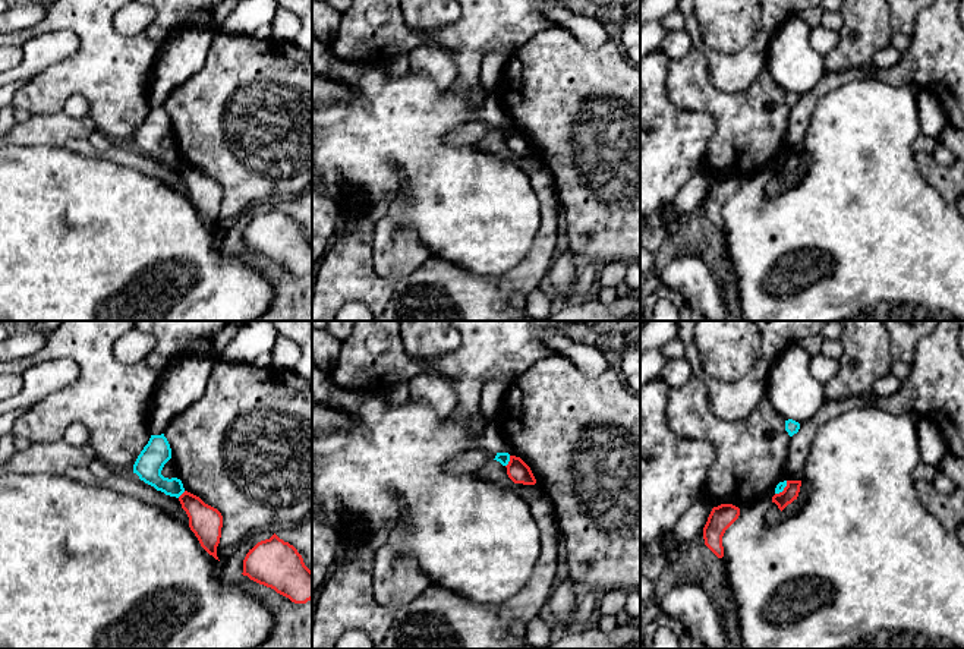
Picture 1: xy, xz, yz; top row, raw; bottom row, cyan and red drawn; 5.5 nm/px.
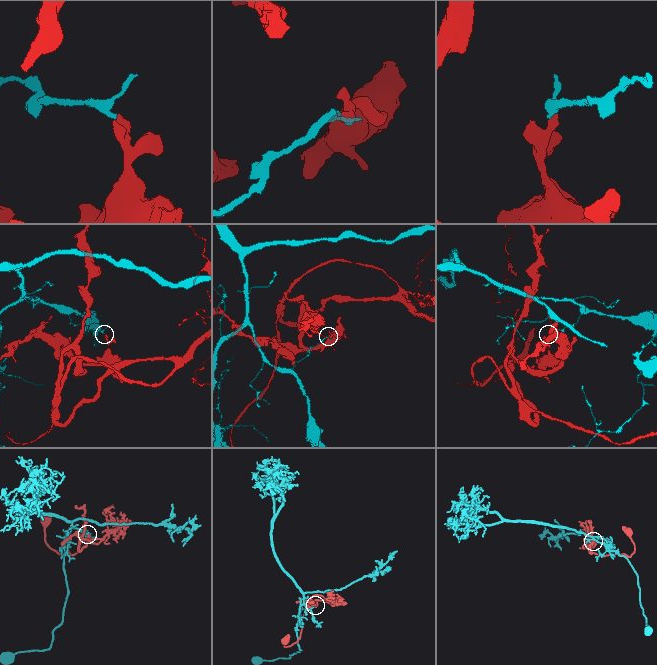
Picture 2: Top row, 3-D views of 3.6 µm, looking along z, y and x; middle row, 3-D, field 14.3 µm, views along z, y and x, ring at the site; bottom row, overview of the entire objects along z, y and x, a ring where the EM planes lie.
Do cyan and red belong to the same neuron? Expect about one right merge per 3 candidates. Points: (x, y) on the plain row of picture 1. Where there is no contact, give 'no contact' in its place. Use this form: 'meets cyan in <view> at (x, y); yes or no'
meets cyan in xz at (509, 132); no

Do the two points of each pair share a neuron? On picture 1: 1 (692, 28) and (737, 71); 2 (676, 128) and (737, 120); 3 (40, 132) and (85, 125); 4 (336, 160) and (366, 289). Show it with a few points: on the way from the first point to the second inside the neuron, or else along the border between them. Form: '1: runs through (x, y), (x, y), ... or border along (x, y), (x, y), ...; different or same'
1: runs through (698, 41), (724, 68); same
2: border along (683, 109), (703, 112), (714, 120), (705, 157); different
3: runs through (52, 131), (73, 128); same
4: border along (372, 208), (364, 205), (355, 216); different

